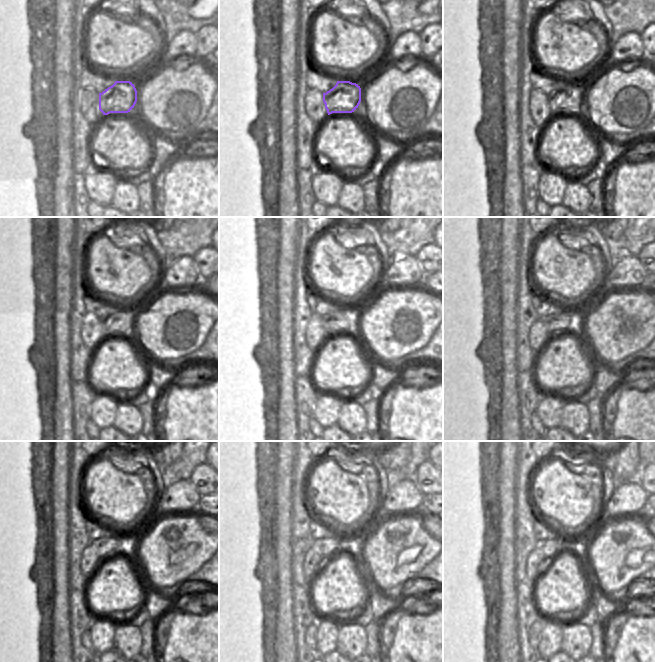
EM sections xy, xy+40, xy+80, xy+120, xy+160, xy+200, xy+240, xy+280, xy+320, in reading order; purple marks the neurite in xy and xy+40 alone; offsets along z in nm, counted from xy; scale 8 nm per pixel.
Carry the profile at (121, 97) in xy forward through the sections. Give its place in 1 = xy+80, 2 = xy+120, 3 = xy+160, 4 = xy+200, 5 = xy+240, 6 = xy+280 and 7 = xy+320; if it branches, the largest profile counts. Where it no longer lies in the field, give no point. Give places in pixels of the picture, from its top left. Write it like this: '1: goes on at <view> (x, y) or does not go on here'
1: goes on at xy+80 (567, 97)
2: goes on at xy+120 (118, 321)
3: goes on at xy+160 (337, 321)
4: goes on at xy+200 (559, 322)
5: goes on at xy+240 (107, 546)
6: goes on at xy+280 (327, 546)
7: goes on at xy+320 (549, 548)

